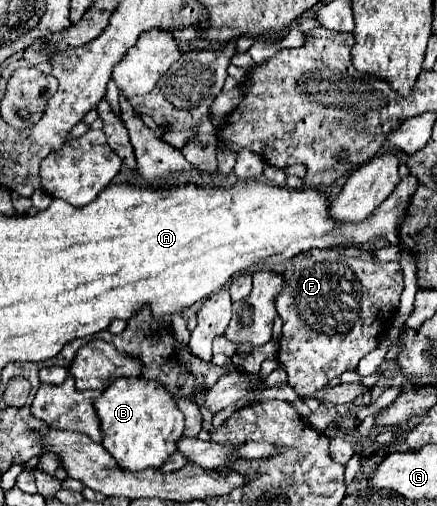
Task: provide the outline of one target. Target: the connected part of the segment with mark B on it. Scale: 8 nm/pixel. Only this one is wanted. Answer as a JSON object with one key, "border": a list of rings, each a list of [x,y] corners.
{"border":[[[121,377],[113,381],[109,389],[95,399],[95,411],[101,421],[103,441],[101,445],[111,453],[119,469],[123,471],[143,471],[149,467],[163,467],[163,463],[177,451],[177,441],[183,437],[183,413],[177,409],[175,399],[157,385],[157,381],[147,381],[143,377]]]}

